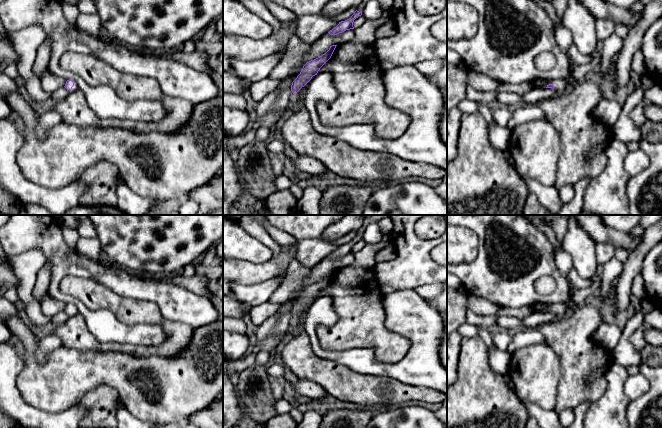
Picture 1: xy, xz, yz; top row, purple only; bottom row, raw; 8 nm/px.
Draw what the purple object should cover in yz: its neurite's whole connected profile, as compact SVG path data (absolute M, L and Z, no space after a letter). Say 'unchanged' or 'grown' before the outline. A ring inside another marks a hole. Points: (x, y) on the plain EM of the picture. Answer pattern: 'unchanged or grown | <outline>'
grown | M563 302L552 304L546 312L552 312L559 317L566 316L569 313L566 305Z

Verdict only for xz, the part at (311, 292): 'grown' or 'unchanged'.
grown

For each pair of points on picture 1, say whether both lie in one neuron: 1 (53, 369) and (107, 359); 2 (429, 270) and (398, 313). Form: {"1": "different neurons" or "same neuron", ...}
{"1": "same neuron", "2": "different neurons"}

